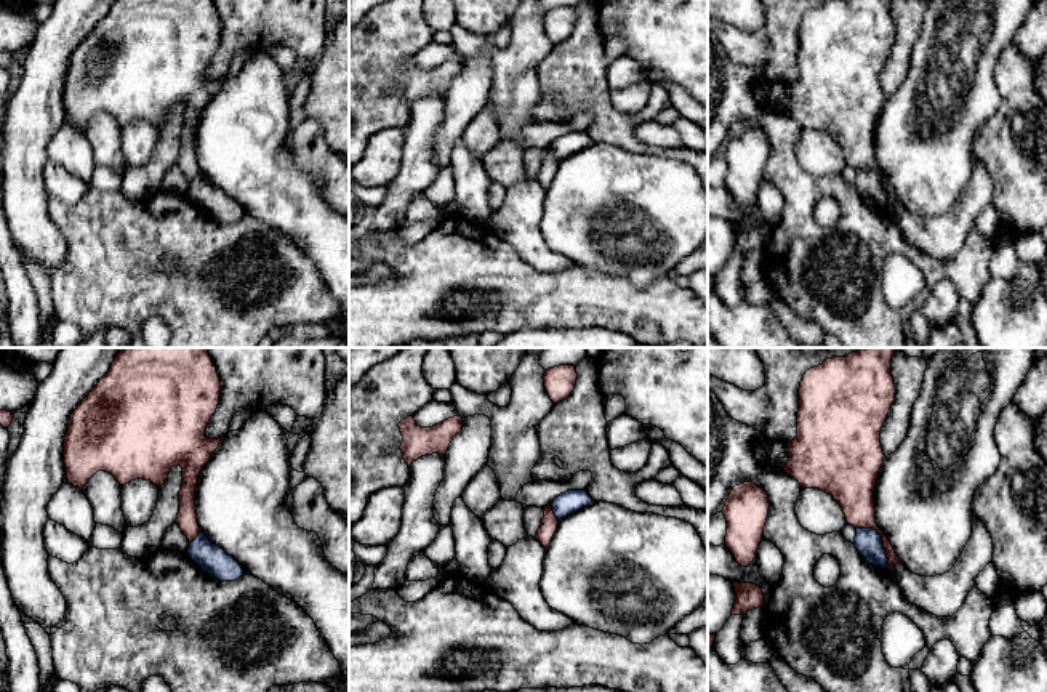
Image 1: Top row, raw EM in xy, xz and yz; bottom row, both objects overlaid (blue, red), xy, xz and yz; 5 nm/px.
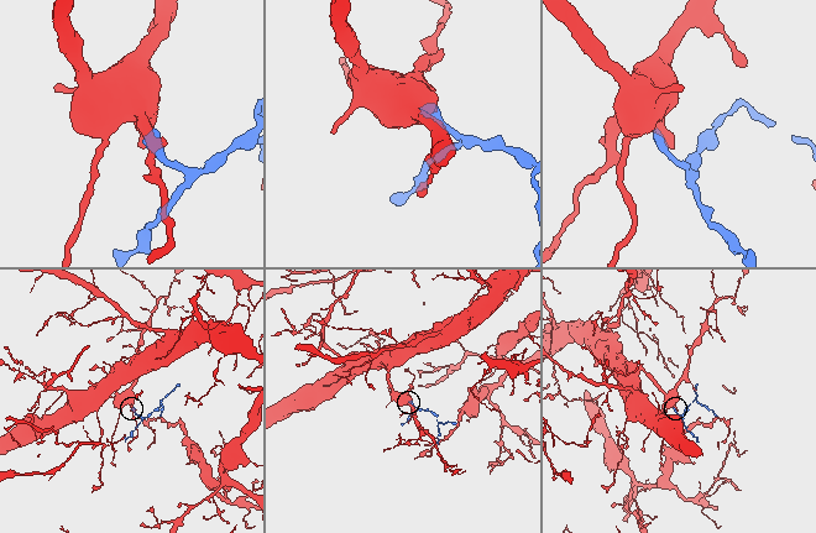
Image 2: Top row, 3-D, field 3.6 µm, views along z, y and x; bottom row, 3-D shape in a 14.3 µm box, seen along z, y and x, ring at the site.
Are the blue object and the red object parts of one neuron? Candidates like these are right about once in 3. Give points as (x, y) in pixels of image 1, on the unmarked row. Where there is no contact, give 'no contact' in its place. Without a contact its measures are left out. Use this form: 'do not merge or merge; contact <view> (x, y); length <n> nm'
do not merge; contact yz (881, 181); length 260 nm

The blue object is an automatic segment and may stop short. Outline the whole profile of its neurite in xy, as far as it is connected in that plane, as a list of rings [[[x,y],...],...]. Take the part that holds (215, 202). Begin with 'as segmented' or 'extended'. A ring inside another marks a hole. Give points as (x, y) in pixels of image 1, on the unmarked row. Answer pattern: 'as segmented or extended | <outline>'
as segmented | [[[203,173],[189,186],[187,195],[203,213],[221,223],[235,223],[245,213],[232,197],[213,186]]]

